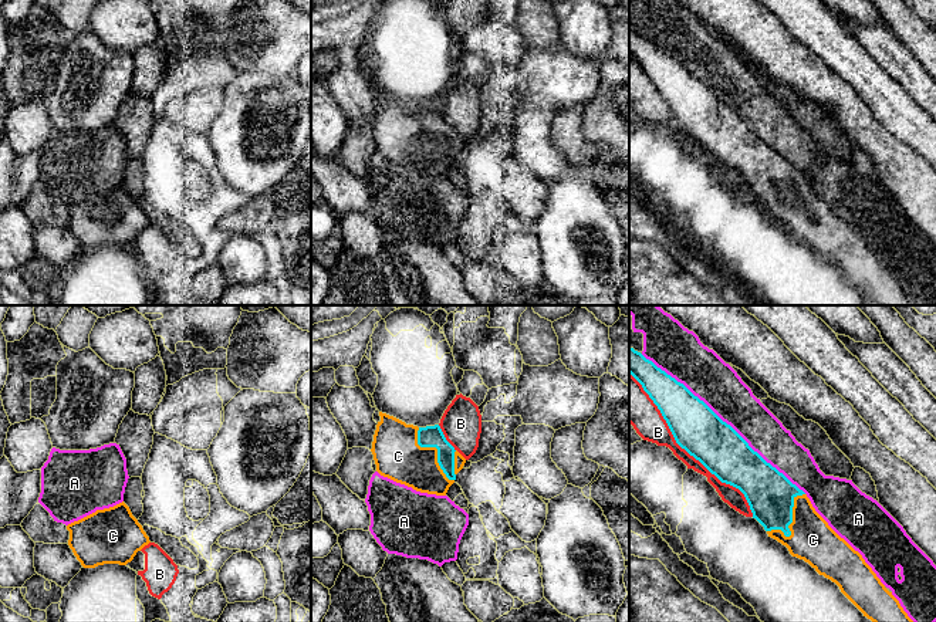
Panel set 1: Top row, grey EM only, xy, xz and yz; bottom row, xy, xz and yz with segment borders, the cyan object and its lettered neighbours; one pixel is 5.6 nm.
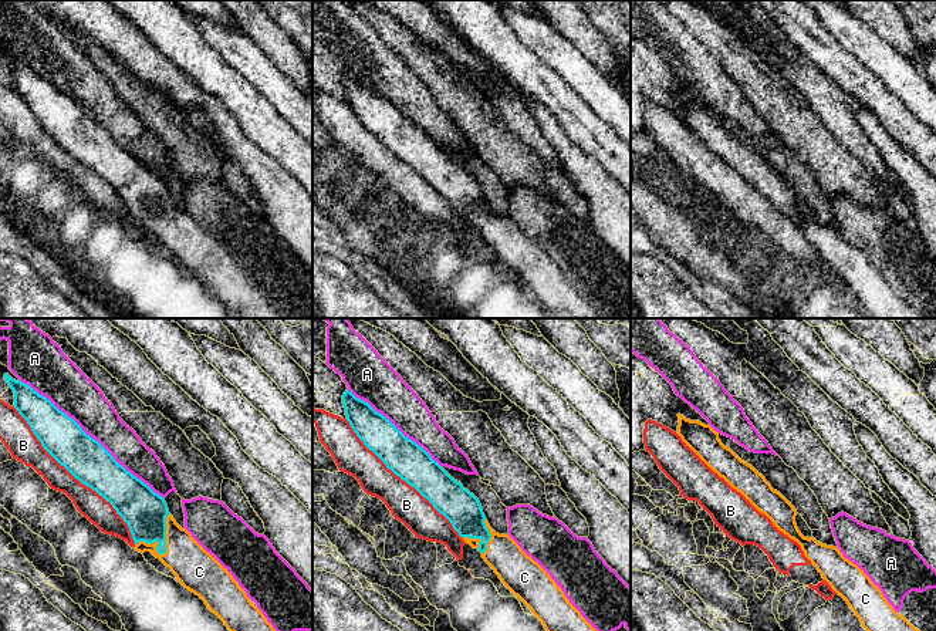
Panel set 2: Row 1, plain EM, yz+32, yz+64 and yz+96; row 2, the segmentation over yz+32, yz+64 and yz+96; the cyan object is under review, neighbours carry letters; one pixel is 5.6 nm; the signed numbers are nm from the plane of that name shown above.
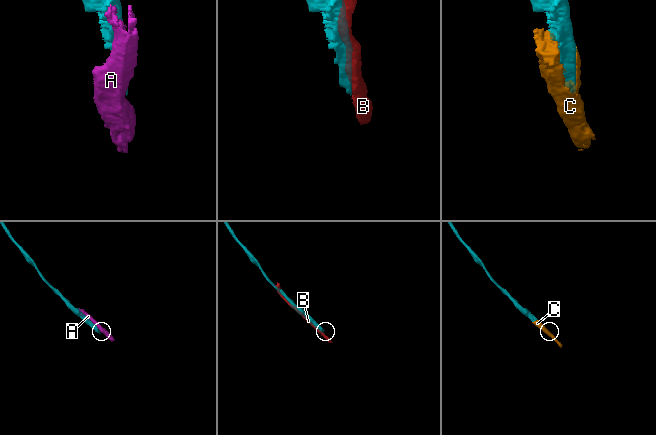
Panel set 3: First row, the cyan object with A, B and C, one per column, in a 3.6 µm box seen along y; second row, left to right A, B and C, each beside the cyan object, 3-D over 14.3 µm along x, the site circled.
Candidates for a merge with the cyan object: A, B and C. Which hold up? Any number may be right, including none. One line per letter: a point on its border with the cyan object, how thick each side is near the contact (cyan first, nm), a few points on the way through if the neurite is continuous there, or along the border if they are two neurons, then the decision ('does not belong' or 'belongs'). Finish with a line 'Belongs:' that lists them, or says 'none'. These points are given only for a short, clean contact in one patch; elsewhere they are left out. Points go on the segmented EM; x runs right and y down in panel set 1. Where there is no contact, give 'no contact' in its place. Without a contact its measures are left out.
A: contact yz (722, 421); calibres 280 and 260 nm; does not belong
B: contact yz (686, 450); calibres 280 and 170 nm; does not belong
C: contact yz (791, 521); calibres 280 and 240 nm; belongs
Belongs: C

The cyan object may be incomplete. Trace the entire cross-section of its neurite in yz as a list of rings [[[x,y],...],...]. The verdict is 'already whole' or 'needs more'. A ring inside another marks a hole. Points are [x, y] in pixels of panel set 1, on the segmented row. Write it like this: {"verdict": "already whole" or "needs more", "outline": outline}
{"verdict": "needs more", "outline": [[[631,347],[629,373],[658,406],[676,443],[722,483],[744,494],[753,518],[764,527],[768,537],[785,545],[793,557],[808,562],[820,575],[835,582],[841,592],[872,622],[913,622],[862,555],[815,511],[807,494],[754,452],[703,400]]]}

